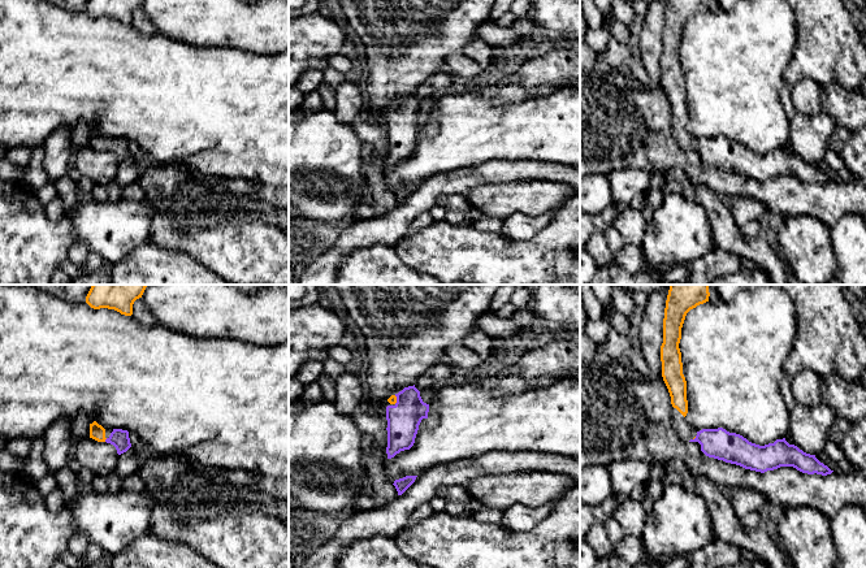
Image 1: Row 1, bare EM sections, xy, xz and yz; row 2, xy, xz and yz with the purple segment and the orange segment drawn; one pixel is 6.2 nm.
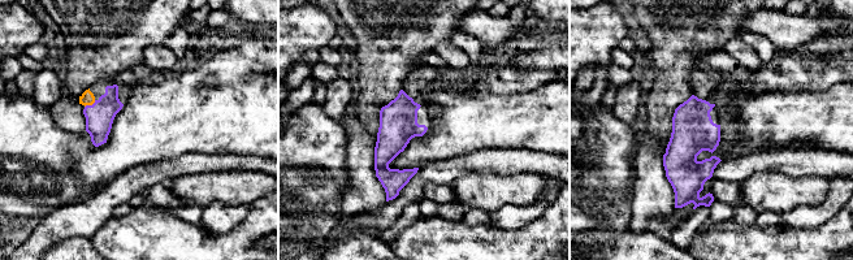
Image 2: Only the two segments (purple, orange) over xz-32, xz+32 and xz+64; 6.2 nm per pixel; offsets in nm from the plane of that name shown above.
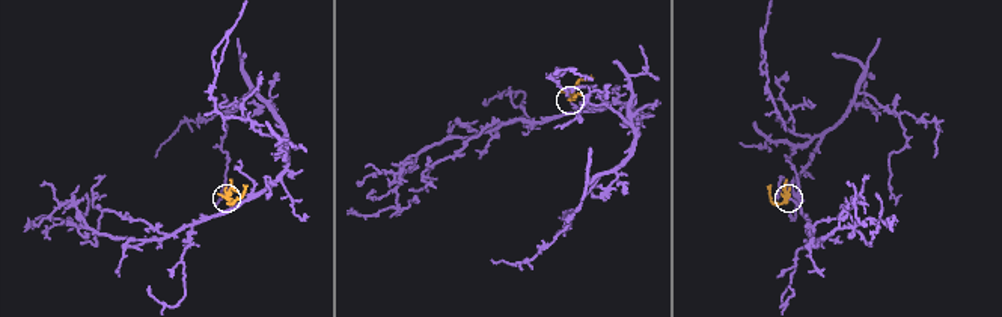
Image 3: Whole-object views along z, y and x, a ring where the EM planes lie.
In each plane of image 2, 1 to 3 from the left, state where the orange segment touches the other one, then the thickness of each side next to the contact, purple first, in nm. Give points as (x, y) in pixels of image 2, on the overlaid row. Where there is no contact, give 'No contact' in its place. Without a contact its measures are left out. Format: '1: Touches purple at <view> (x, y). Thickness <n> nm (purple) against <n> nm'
1: Touches purple at xz-32 (90, 105). Thickness 180 nm (purple) against 90 nm
2: No contact
3: No contact

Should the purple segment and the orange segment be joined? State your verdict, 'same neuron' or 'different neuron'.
same neuron

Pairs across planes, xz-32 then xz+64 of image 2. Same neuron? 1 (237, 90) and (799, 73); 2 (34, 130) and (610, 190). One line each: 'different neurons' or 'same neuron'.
1: different neurons
2: same neuron

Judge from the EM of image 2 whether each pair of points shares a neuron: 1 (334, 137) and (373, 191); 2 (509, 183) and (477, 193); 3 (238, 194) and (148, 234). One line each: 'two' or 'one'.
1: two
2: one
3: two

